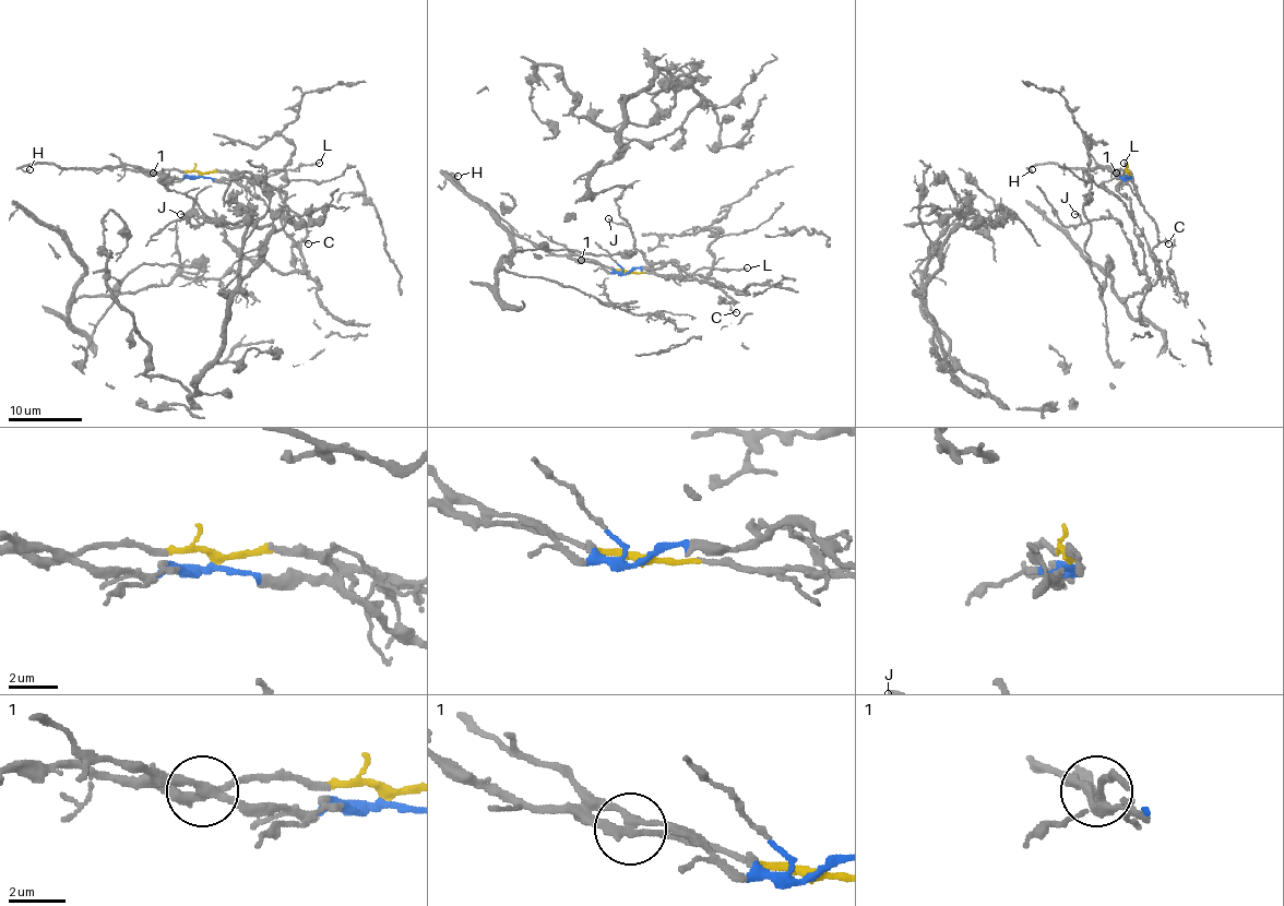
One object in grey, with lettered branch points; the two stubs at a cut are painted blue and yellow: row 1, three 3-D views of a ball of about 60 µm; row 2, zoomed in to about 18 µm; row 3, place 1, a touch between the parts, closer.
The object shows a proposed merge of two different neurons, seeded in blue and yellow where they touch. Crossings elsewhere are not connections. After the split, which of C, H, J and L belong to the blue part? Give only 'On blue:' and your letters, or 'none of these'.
On blue: J

